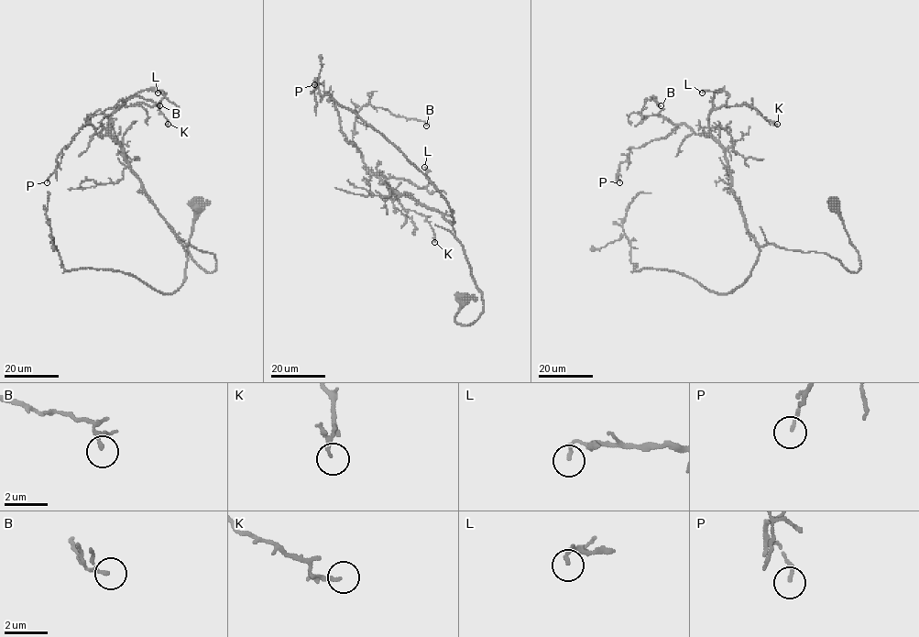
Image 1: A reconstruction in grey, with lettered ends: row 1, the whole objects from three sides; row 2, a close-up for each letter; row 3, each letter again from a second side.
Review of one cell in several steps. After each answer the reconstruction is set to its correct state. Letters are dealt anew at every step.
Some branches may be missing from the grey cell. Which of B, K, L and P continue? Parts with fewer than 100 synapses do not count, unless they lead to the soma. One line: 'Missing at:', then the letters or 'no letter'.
Missing at: no letter

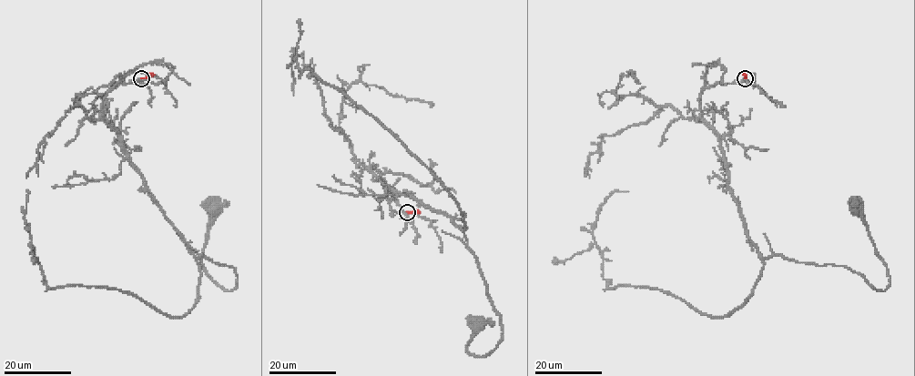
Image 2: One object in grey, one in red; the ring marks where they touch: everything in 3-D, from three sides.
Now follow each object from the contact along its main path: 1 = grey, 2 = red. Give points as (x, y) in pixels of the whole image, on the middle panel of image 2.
1: (407, 212), (367, 167), (389, 190), (442, 212), (462, 231), (503, 329), (482, 356), (466, 350), (478, 327)
2: (407, 212), (420, 213)

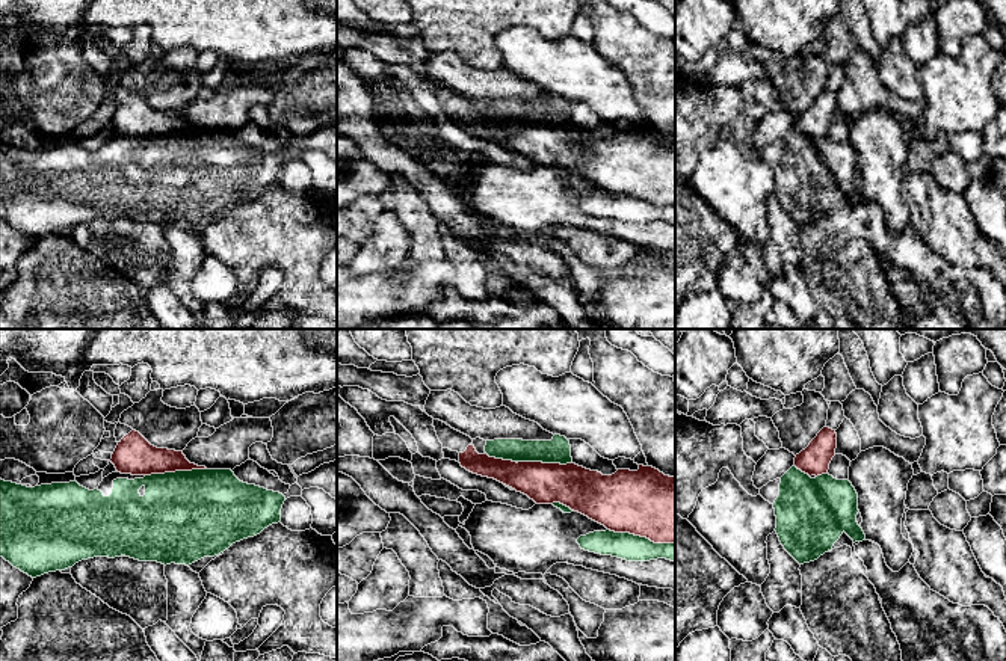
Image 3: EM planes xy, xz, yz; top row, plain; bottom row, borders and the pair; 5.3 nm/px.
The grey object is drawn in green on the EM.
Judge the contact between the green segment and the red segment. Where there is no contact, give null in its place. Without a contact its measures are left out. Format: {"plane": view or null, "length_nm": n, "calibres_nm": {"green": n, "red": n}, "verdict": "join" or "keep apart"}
{"plane": "xz", "length_nm": 360, "calibres_nm": {"green": 140, "red": 360}, "verdict": "keep apart"}

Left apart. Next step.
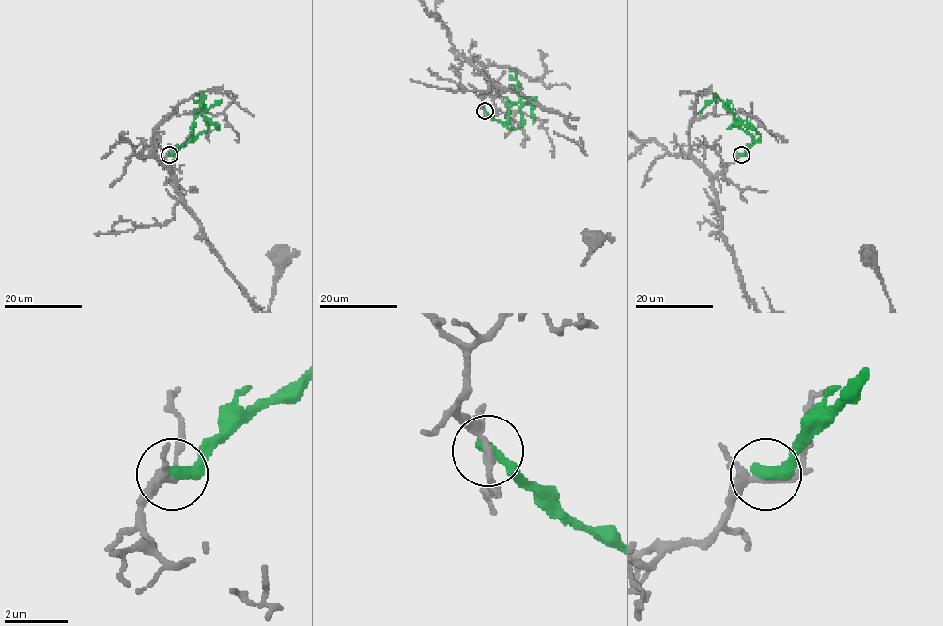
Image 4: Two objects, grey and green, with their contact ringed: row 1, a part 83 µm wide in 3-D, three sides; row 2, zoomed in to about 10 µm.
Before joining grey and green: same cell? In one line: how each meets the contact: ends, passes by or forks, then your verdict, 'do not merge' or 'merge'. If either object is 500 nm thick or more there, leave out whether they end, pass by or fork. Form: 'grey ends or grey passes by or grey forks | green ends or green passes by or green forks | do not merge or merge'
grey passes by | green ends | do not merge

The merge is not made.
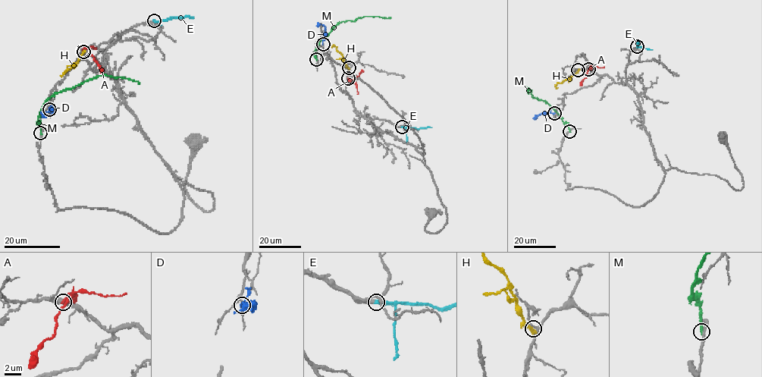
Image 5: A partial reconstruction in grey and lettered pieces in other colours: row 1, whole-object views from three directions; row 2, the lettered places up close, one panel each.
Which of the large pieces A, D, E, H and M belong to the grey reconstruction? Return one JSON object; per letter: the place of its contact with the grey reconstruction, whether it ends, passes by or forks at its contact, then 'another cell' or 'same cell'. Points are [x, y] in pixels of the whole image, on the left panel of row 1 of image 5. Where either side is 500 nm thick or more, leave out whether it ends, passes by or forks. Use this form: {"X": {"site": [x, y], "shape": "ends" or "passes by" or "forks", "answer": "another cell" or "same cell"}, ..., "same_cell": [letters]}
{"A": {"site": [83, 51], "shape": "ends", "answer": "another cell"}, "D": {"site": [49, 109], "shape": "ends", "answer": "another cell"}, "E": {"site": [154, 20], "answer": "same cell"}, "H": {"site": [83, 51], "shape": "ends", "answer": "another cell"}, "M": {"site": [40, 133], "shape": "ends", "answer": "another cell"}, "same_cell": ["E"]}

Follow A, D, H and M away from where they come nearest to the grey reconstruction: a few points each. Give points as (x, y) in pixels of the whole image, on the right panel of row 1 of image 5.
A: (588, 69), (591, 67), (579, 86)
D: (554, 113), (542, 113), (534, 118), (536, 115)
H: (578, 69), (558, 83), (557, 88)
M: (569, 130), (568, 125), (545, 102), (531, 95), (531, 91), (526, 87), (528, 93)

